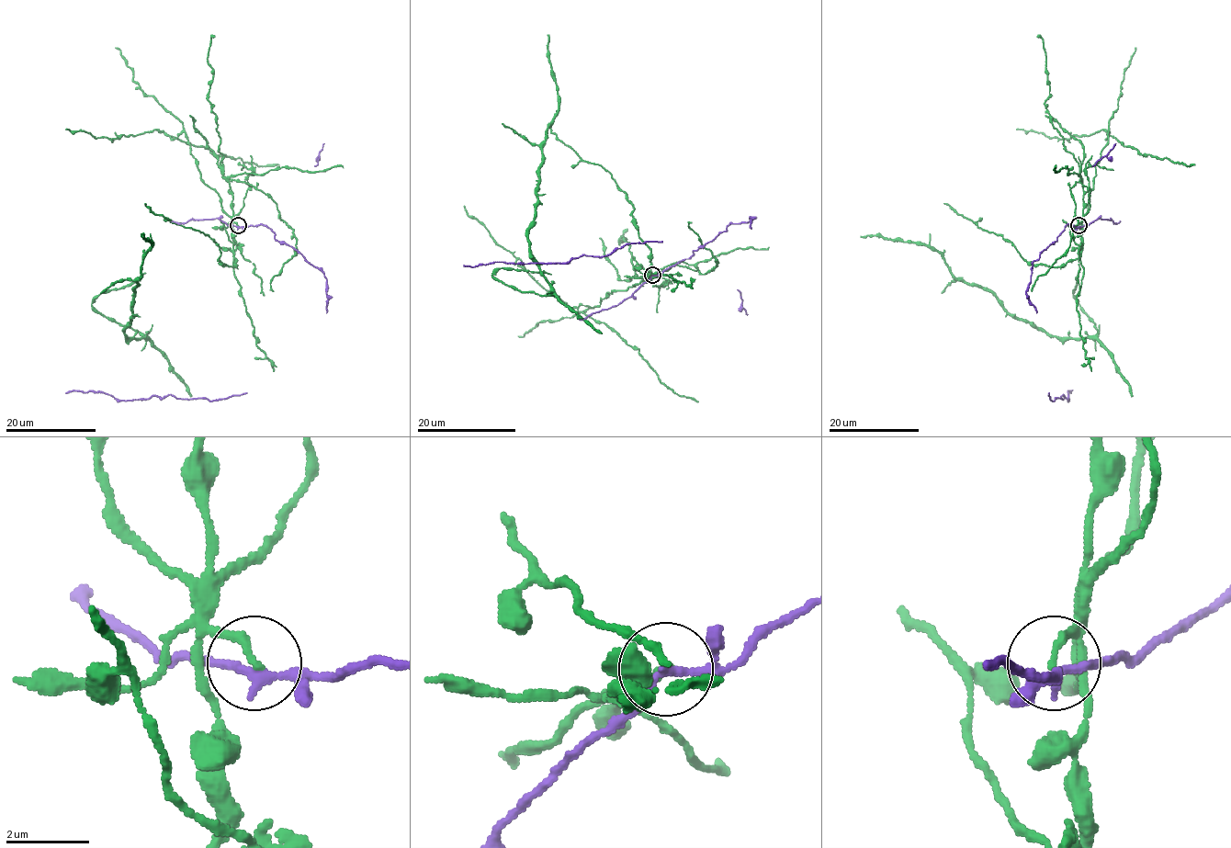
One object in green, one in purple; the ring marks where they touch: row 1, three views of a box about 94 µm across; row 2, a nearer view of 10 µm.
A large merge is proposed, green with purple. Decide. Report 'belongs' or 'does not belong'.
does not belong

